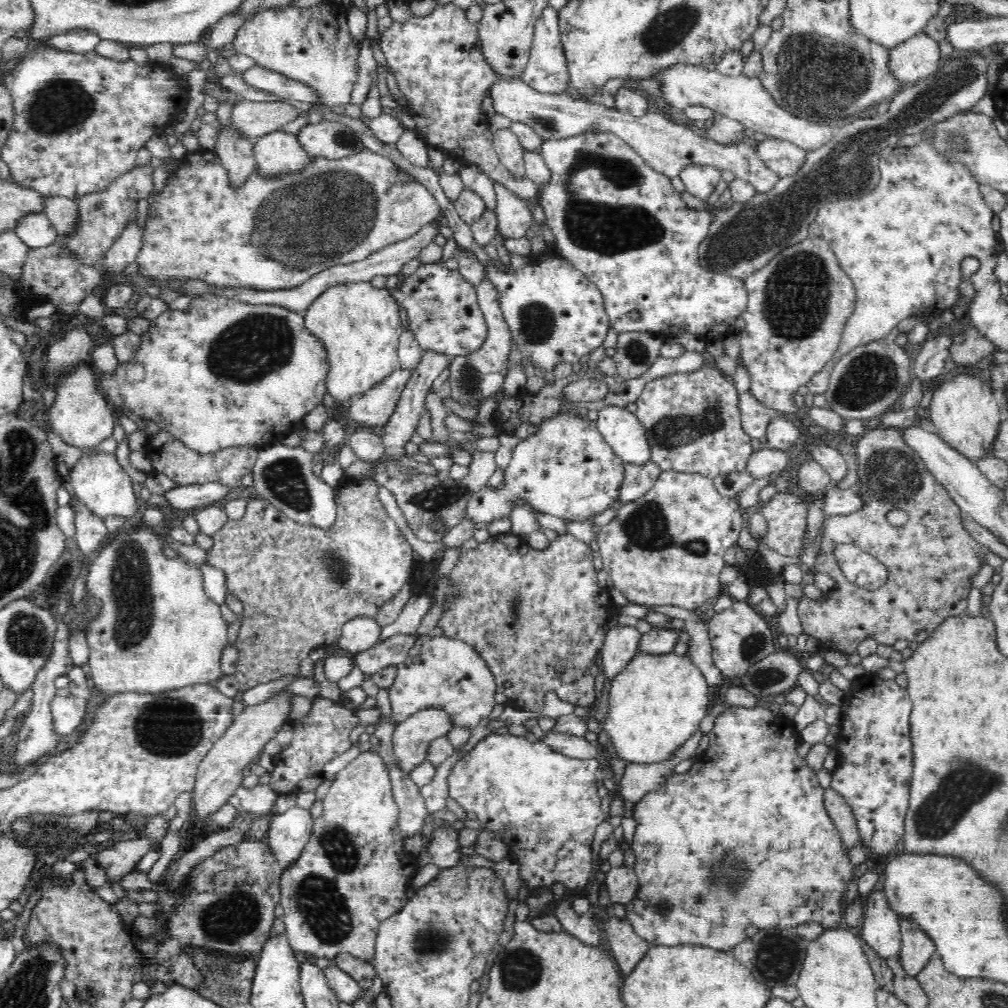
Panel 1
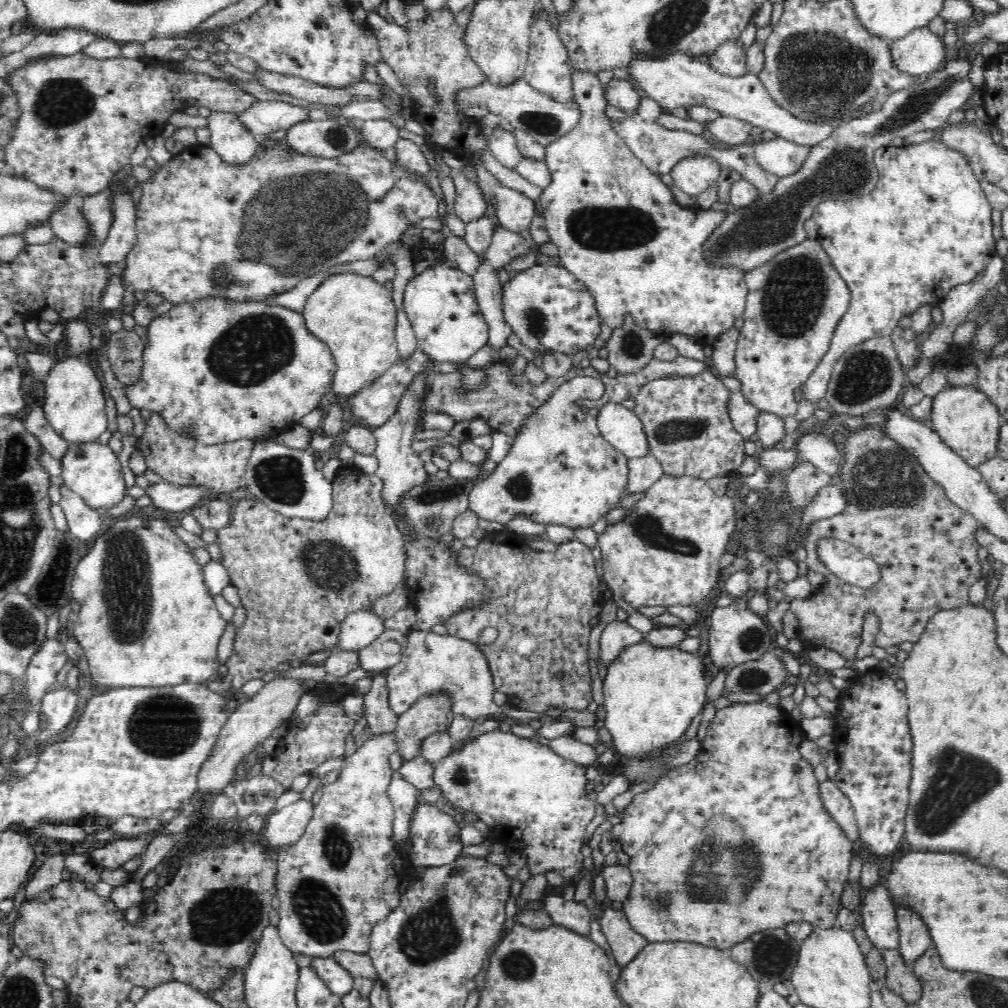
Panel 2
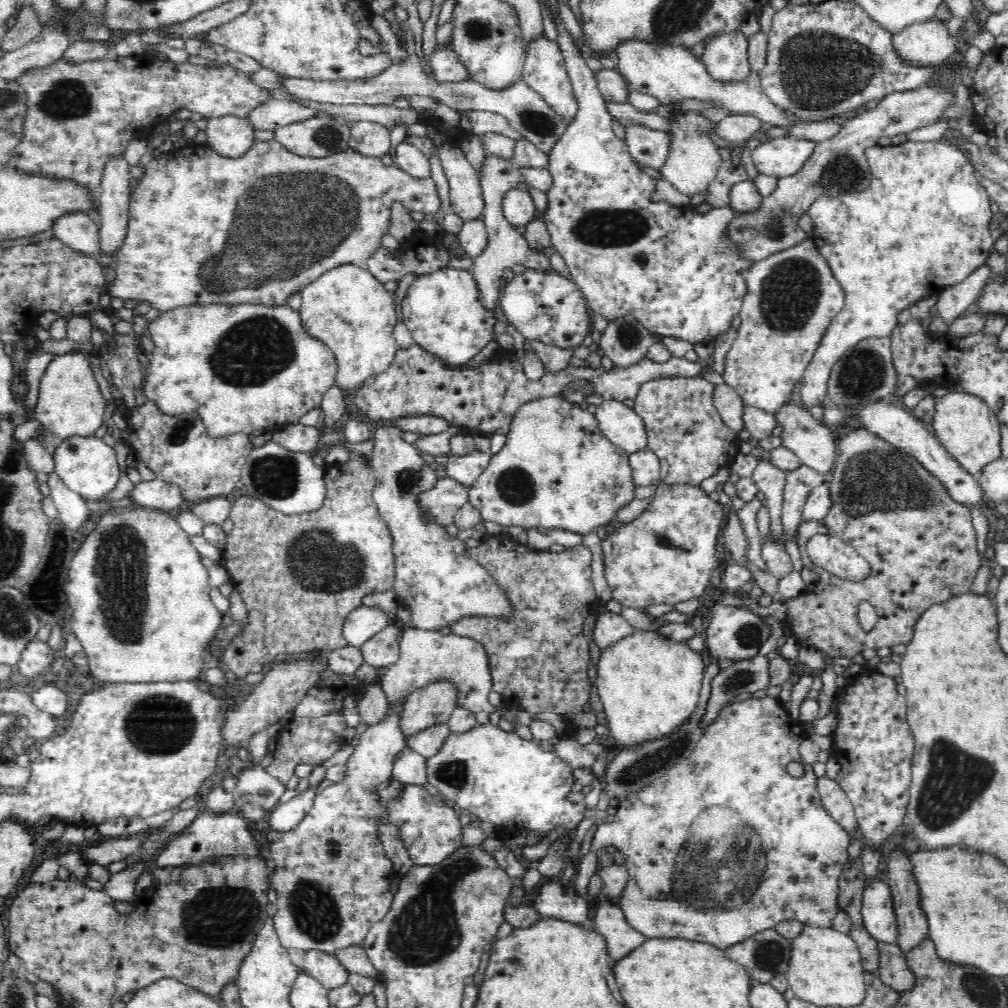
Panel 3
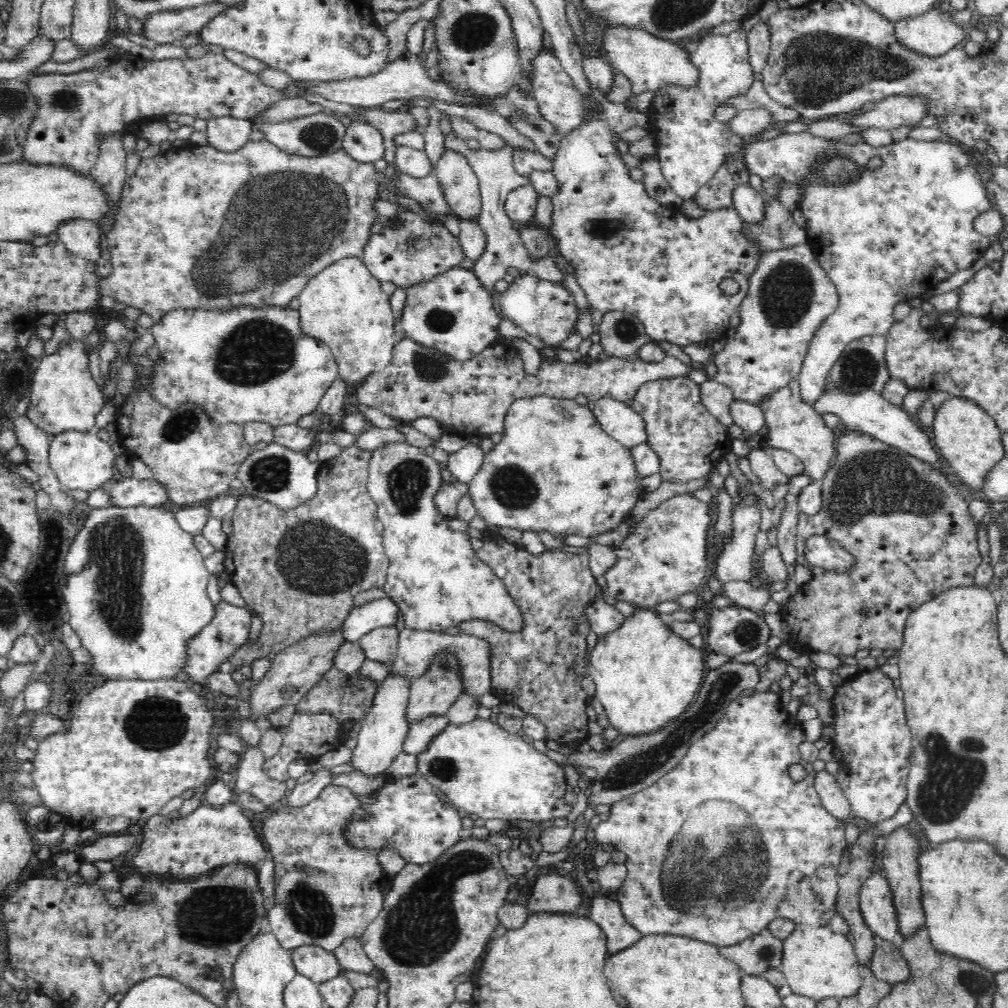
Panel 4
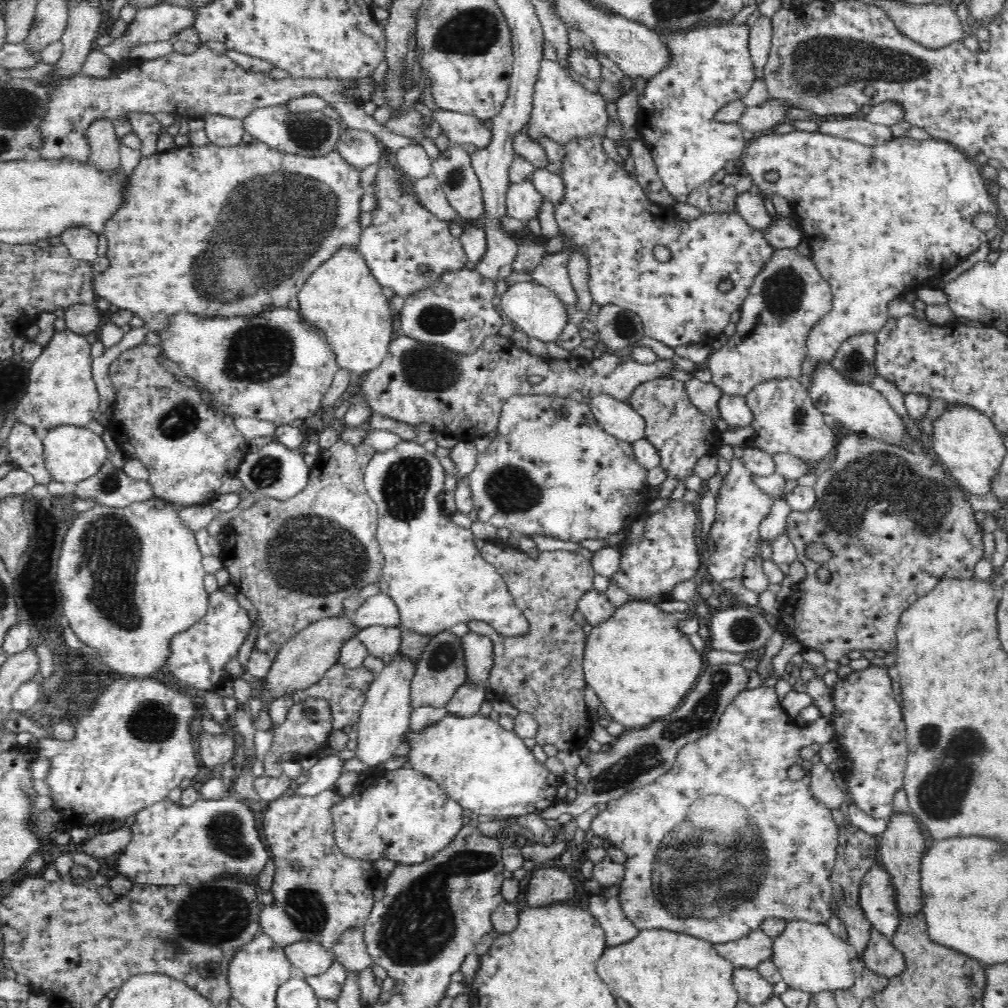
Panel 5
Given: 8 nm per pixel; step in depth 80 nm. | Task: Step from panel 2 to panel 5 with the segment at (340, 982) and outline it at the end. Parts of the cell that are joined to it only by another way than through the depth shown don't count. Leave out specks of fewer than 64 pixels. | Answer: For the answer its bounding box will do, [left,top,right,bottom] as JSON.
[282,940,335,976]

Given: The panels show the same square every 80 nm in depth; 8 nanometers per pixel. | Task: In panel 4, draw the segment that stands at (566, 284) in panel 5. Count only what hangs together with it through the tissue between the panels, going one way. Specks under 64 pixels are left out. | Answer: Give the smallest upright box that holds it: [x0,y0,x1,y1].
[444,132,569,291]

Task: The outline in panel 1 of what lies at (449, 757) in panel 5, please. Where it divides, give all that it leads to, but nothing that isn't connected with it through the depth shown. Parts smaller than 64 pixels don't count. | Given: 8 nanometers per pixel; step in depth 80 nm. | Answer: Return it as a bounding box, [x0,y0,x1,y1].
[446,733,604,891]

